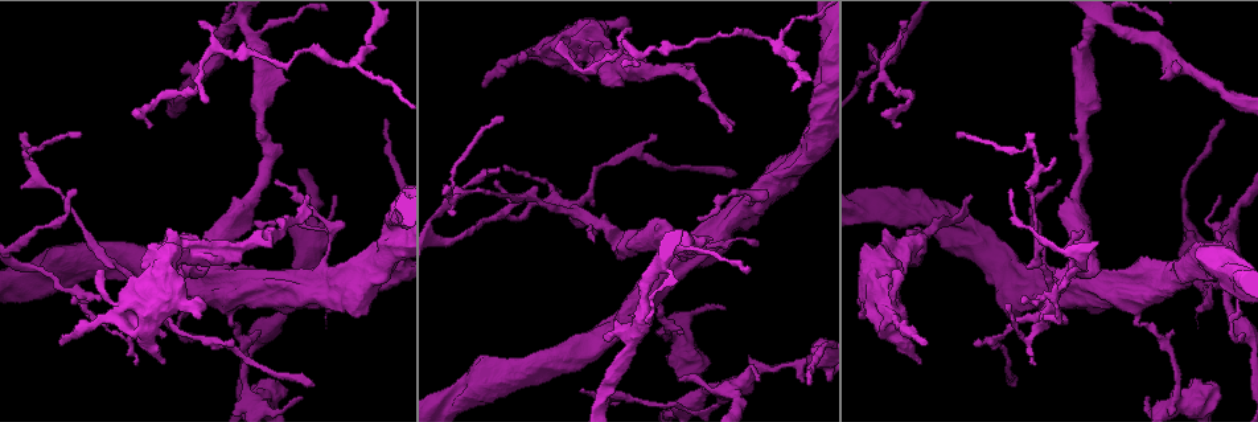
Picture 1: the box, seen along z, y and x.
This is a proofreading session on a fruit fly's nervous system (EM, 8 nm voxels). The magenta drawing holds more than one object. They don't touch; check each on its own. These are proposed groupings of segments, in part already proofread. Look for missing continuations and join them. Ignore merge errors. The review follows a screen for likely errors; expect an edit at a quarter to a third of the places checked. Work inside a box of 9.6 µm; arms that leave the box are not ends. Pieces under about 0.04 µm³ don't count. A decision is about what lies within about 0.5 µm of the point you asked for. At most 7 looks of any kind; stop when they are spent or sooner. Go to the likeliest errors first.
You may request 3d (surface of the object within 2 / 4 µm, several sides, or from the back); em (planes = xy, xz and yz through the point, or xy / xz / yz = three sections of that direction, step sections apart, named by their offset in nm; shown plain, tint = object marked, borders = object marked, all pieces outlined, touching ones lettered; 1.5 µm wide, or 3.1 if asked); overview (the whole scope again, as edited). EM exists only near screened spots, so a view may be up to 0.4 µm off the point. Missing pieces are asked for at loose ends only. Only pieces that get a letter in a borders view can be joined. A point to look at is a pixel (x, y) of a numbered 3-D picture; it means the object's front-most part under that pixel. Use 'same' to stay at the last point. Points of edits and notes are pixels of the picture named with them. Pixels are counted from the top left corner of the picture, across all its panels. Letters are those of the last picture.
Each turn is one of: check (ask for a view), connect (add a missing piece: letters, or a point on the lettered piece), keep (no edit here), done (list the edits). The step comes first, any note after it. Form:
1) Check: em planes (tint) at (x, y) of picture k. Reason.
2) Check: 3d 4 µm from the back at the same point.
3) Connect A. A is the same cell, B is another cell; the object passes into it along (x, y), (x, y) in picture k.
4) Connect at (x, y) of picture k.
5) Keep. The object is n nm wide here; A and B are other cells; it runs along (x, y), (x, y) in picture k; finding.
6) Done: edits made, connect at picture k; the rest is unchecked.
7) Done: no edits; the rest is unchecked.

Check: 3d 2 µm at (809, 384) of picture 1. Free end.

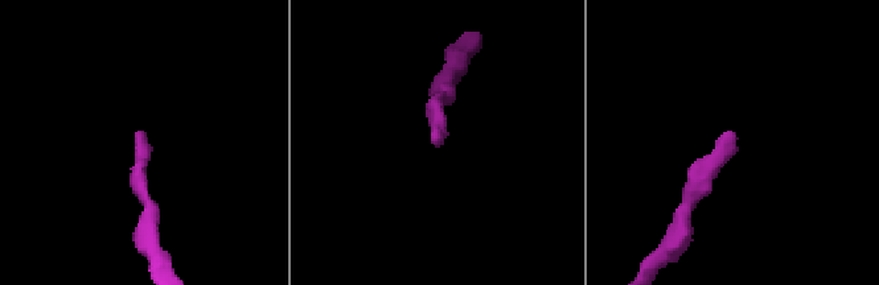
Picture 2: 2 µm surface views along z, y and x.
Check: em planes (borders) at (731, 132) of picture 2.

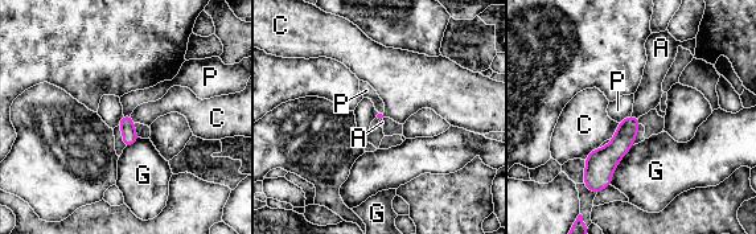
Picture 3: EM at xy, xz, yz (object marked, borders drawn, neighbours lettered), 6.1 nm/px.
Connect A. A is the same cell, C, G and P are other cells; the object passes into it along (623, 140), (635, 116), (649, 93) in picture 3; it goes on there.

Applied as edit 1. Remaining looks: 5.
Check: em planes (plain) at (920, 364) of picture 1. An open end.

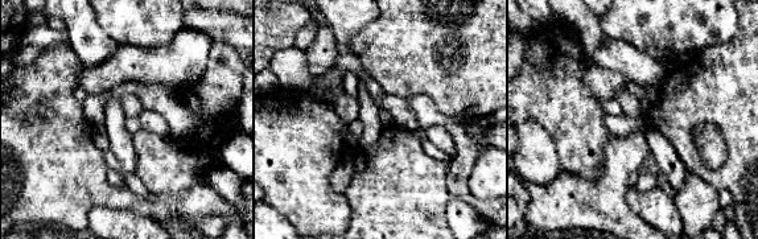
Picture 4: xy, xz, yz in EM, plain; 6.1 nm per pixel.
Check: em planes (borders) at the same point. See the neighbours.

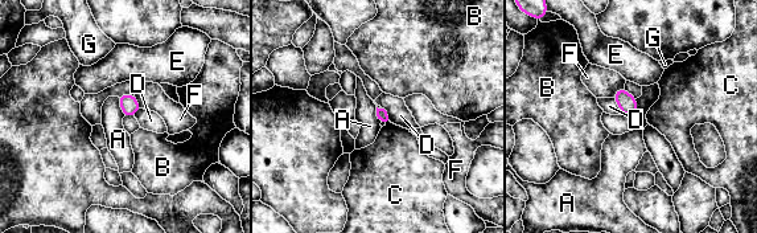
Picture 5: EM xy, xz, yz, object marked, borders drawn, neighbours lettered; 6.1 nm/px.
Keep. A, B, C, D, E, F and G are other cells; a border runs along (116, 97), (120, 111), (124, 115) in picture 5; none of them fits.

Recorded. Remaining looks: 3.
Check: em planes (borders) at (927, 343) of picture 1.

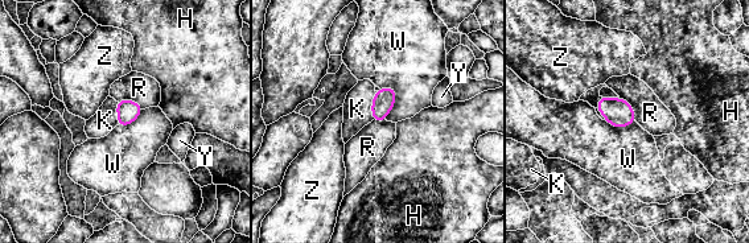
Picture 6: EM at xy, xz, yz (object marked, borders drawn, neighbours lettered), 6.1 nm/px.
Connect K. K is the same cell, H, R, W, Y and Z are other cells; it goes on there.

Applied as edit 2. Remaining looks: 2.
Done: edits made, connect at picture 3, connect at picture 6; the rest is unchecked.

